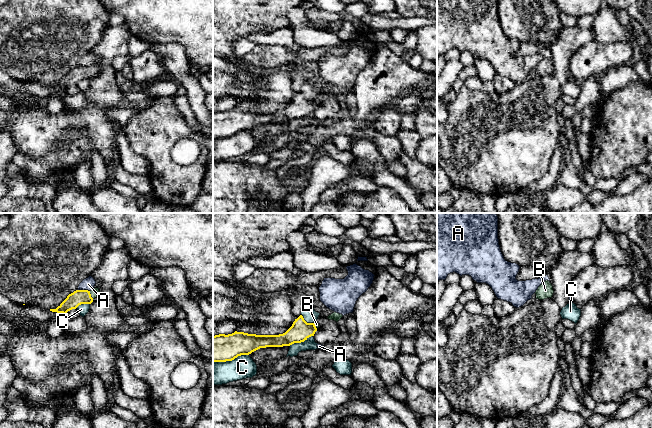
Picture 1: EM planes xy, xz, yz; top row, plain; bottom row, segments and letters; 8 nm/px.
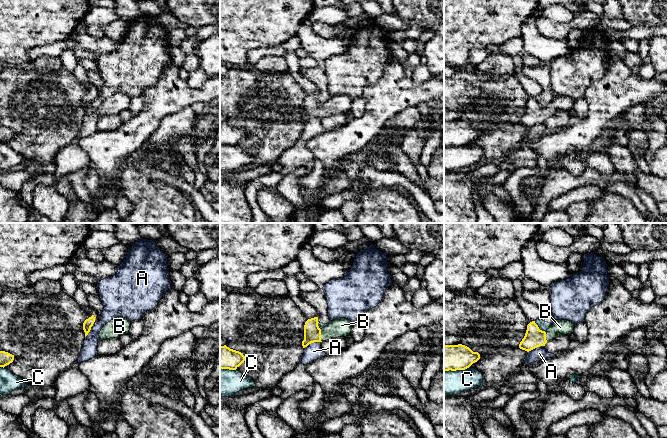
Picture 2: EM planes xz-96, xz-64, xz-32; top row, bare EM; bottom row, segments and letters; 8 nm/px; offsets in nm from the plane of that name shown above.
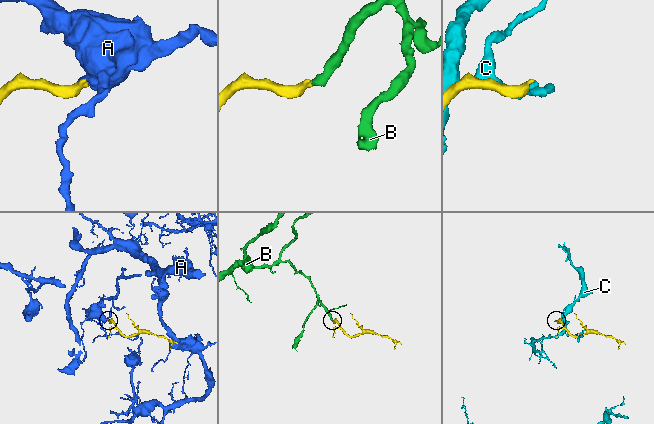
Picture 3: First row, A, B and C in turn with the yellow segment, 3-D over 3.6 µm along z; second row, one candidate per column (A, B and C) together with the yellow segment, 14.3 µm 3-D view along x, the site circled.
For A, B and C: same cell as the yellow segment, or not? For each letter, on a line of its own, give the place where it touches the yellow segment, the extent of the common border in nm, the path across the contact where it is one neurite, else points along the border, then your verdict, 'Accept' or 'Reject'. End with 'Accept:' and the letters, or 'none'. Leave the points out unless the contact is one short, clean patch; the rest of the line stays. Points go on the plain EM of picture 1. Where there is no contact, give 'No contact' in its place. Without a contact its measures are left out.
A: Touches yellow at xy (84, 66). Shared border 100 nm. Boundary: xy (78, 65), (87, 65), (89, 67). Reject
B: Touches yellow at xy (90, 71). Shared border 70 nm. Accept
C: Touches yellow at xz (230, 136). Shared border 300 nm. Reject
Accept: B

